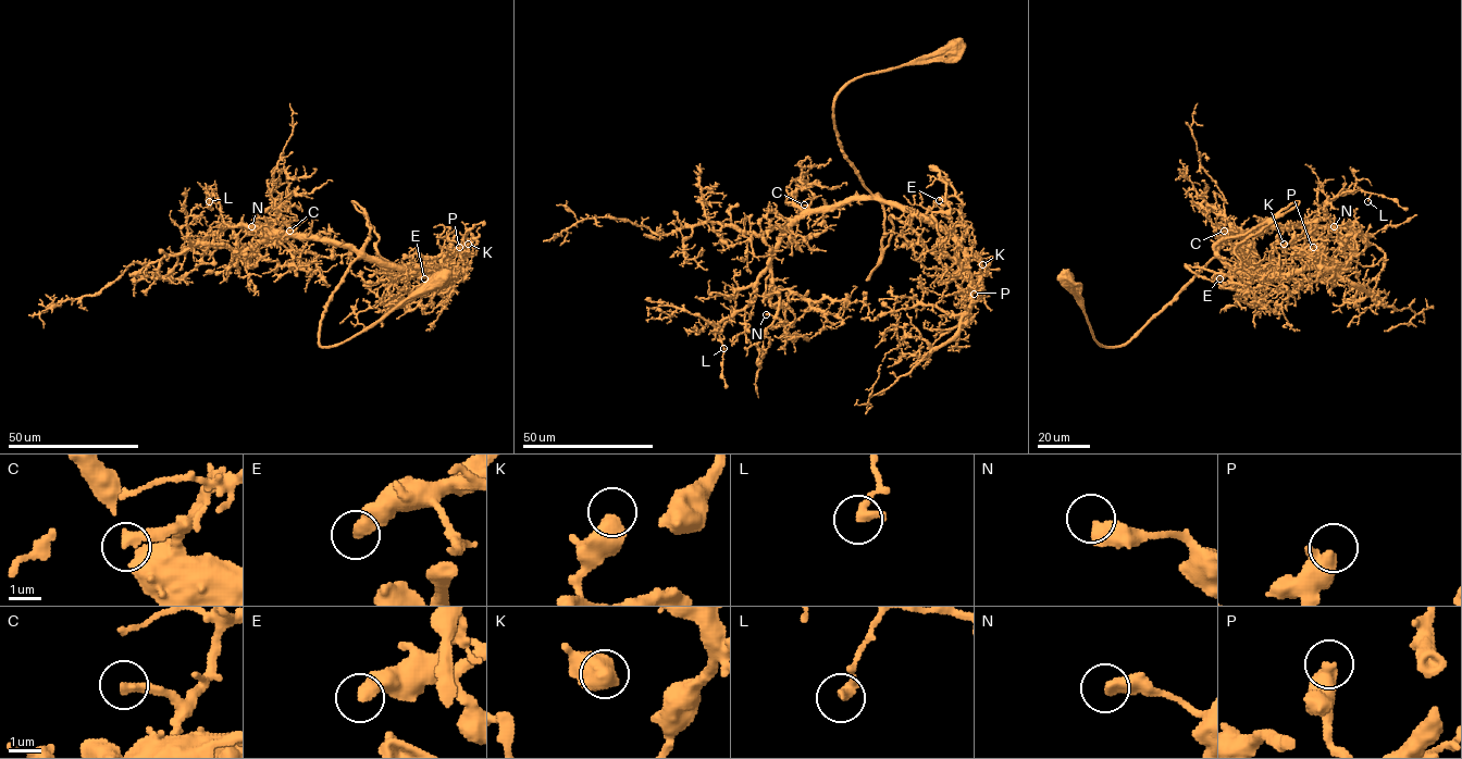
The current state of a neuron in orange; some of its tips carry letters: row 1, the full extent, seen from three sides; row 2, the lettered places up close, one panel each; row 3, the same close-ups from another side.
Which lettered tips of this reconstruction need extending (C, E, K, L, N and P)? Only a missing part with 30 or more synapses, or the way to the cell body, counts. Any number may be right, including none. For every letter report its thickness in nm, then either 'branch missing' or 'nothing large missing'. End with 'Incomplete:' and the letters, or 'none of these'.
C: 320 nm | nothing large missing
E: 420 nm | nothing large missing
K: 600 nm | nothing large missing
L: 320 nm | nothing large missing
N: 500 nm | nothing large missing
P: 550 nm | nothing large missing
Incomplete: none of these

